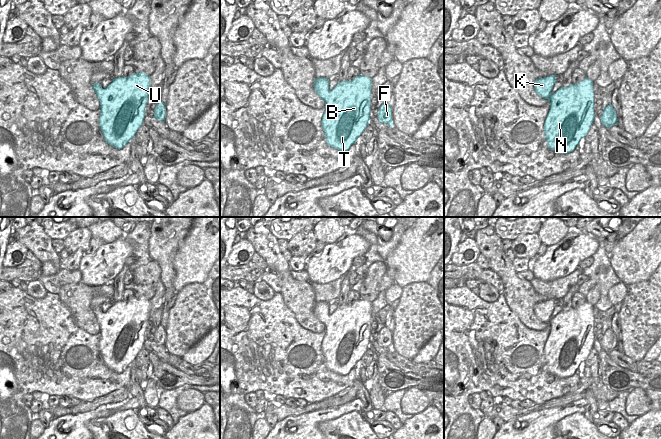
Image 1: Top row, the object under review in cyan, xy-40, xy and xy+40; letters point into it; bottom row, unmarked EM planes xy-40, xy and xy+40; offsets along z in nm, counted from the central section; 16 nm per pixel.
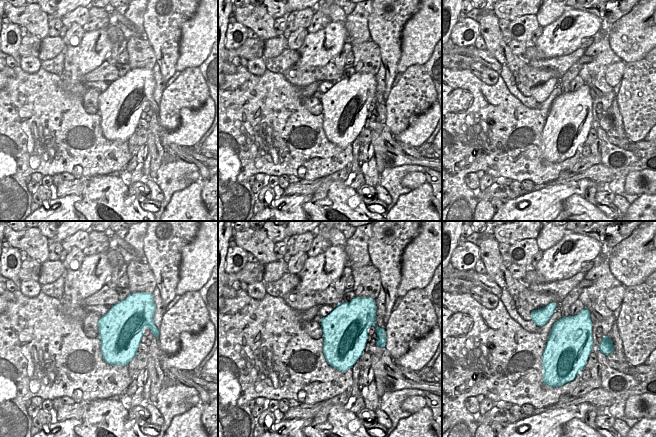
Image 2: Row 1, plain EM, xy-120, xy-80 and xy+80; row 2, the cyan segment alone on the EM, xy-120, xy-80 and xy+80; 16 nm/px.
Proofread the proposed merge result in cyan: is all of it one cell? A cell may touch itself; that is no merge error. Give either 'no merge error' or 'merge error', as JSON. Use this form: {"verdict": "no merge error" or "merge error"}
{"verdict": "no merge error"}

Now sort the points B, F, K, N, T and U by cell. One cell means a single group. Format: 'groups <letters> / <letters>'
groups B F K N T U

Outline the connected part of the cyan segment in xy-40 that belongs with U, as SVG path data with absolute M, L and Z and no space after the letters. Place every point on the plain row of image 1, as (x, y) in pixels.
M133 297L128 301L115 302L105 313L100 306L92 308L92 311L100 325L101 339L99 350L105 365L117 372L122 373L132 362L137 354L143 349L145 332L149 321L150 300L142 297Z

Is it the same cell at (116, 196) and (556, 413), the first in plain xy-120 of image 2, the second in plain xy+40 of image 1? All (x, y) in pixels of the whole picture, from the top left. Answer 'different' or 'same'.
different

